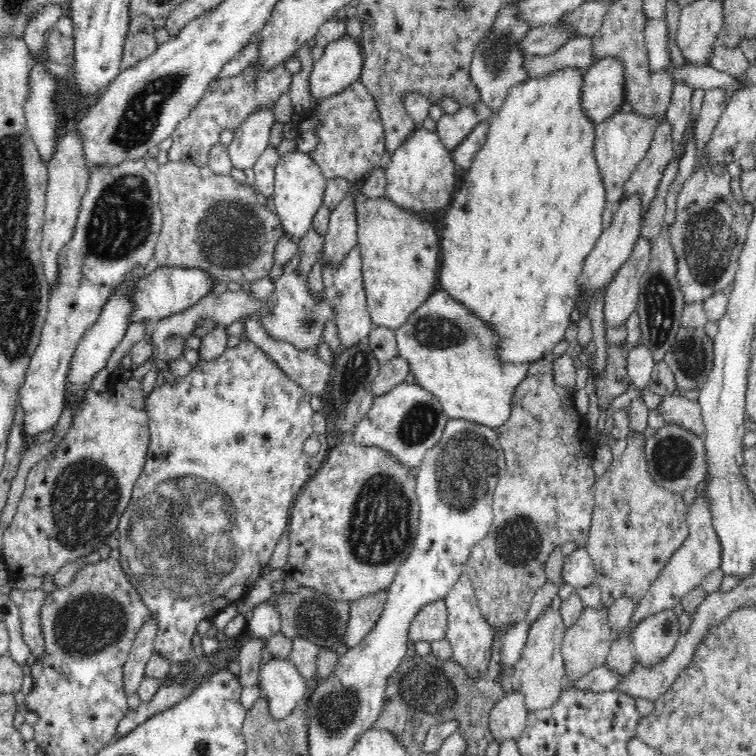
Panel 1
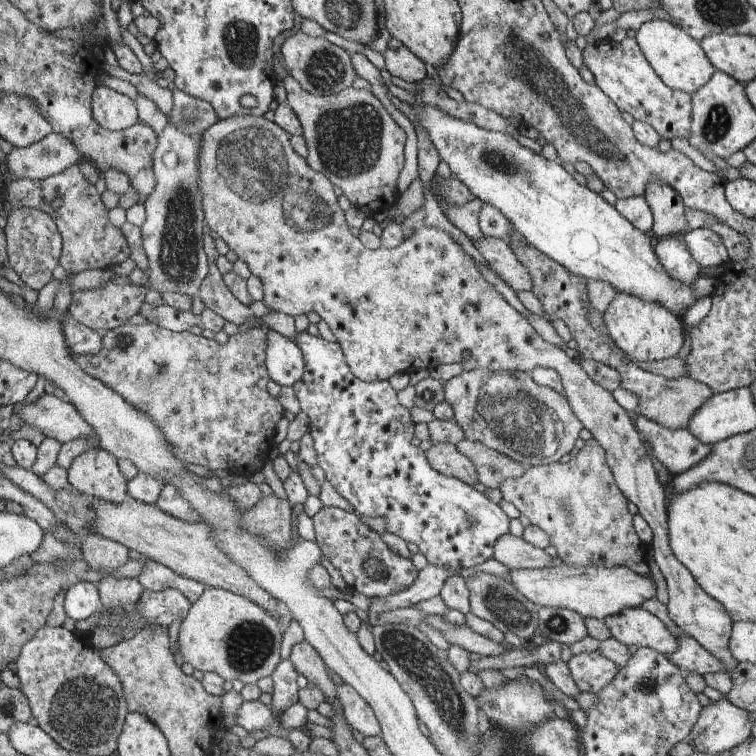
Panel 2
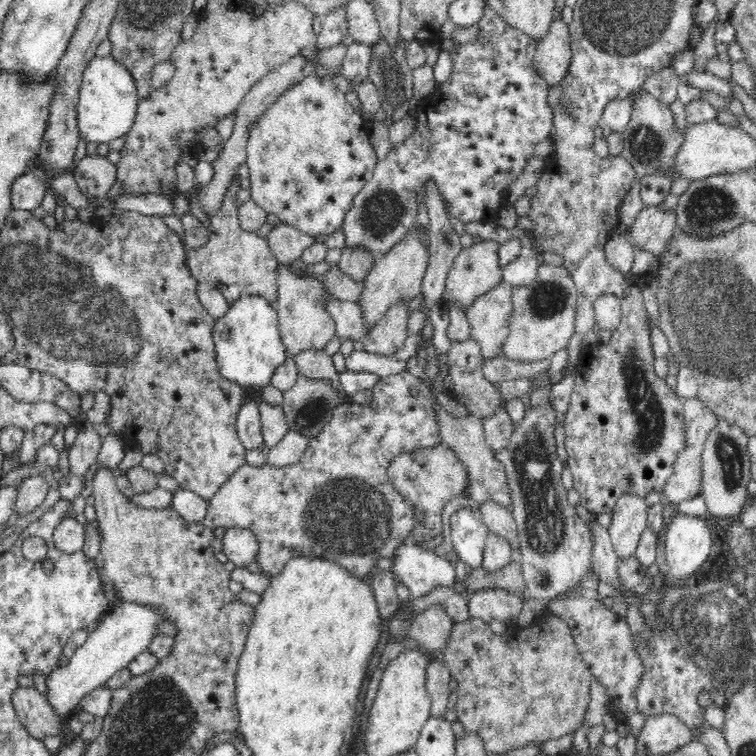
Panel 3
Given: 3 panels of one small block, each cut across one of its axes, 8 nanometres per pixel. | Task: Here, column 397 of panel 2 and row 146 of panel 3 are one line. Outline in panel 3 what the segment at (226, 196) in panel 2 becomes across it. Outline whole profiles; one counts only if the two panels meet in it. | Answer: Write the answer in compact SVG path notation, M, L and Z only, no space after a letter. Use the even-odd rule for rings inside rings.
M321 74L304 77L298 85L292 86L276 102L272 102L262 118L248 130L245 163L250 169L251 199L266 213L276 215L282 223L313 237L340 230L340 224L354 202L353 198L372 179L377 166L376 152L370 143L370 125L358 116L358 112L356 116L352 112L352 118L346 118L344 108L348 105L336 82L324 79Z

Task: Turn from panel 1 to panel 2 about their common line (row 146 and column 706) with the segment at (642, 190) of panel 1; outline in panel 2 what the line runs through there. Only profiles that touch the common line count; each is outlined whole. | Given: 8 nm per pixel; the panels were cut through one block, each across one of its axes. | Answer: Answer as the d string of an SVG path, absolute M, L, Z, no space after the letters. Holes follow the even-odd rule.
M690 635L678 638L676 650L668 654L668 660L676 664L683 672L696 672L702 676L707 673L725 672L726 666L722 660L712 656L708 650L705 650Z

